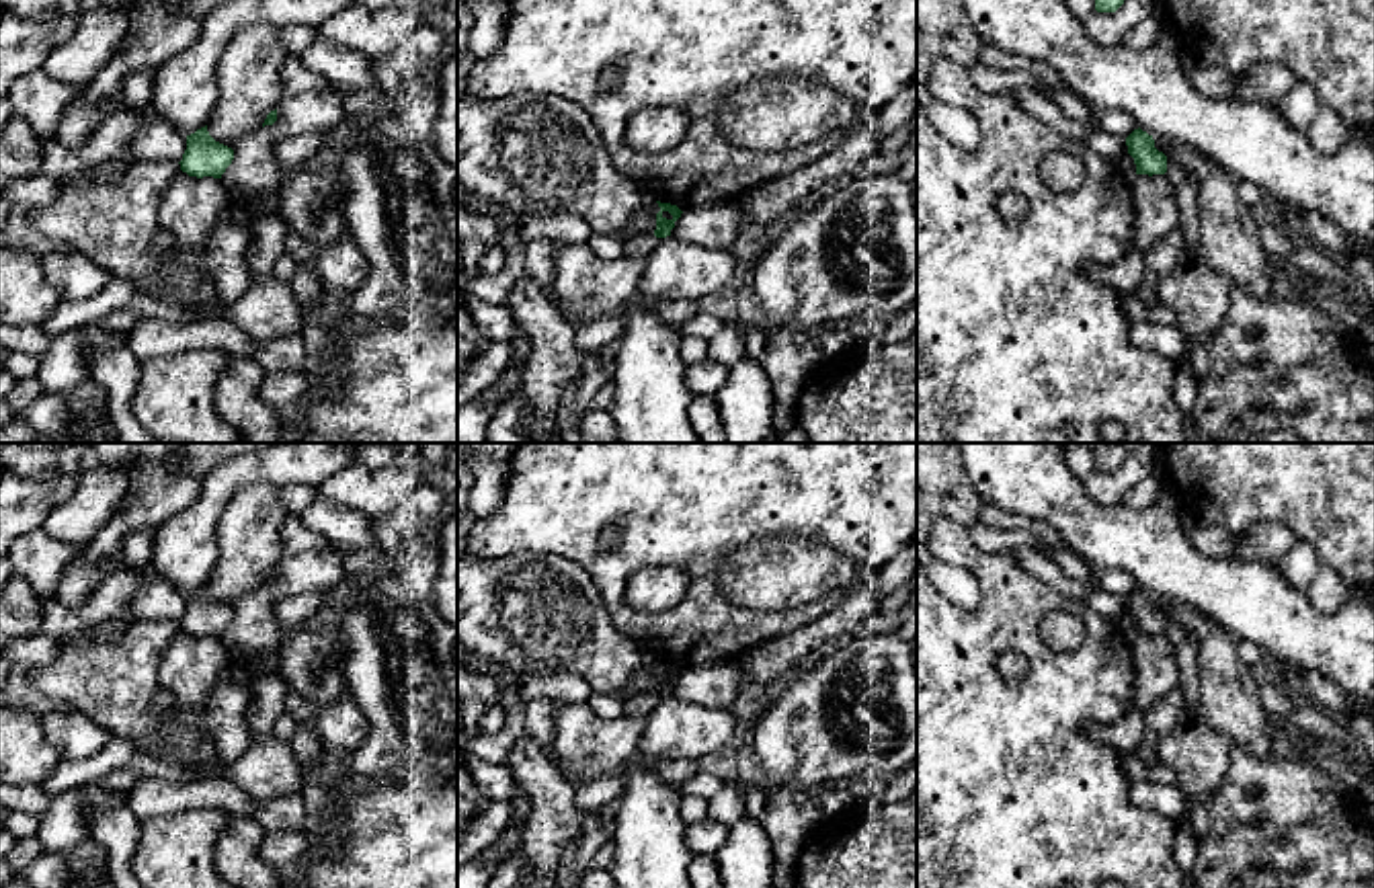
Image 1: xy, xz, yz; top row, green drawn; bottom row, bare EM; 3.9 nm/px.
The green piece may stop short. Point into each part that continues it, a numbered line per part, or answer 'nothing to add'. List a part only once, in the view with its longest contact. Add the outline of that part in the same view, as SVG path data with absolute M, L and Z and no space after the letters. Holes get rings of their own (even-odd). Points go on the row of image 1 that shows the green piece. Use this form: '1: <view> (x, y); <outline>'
nothing to add

